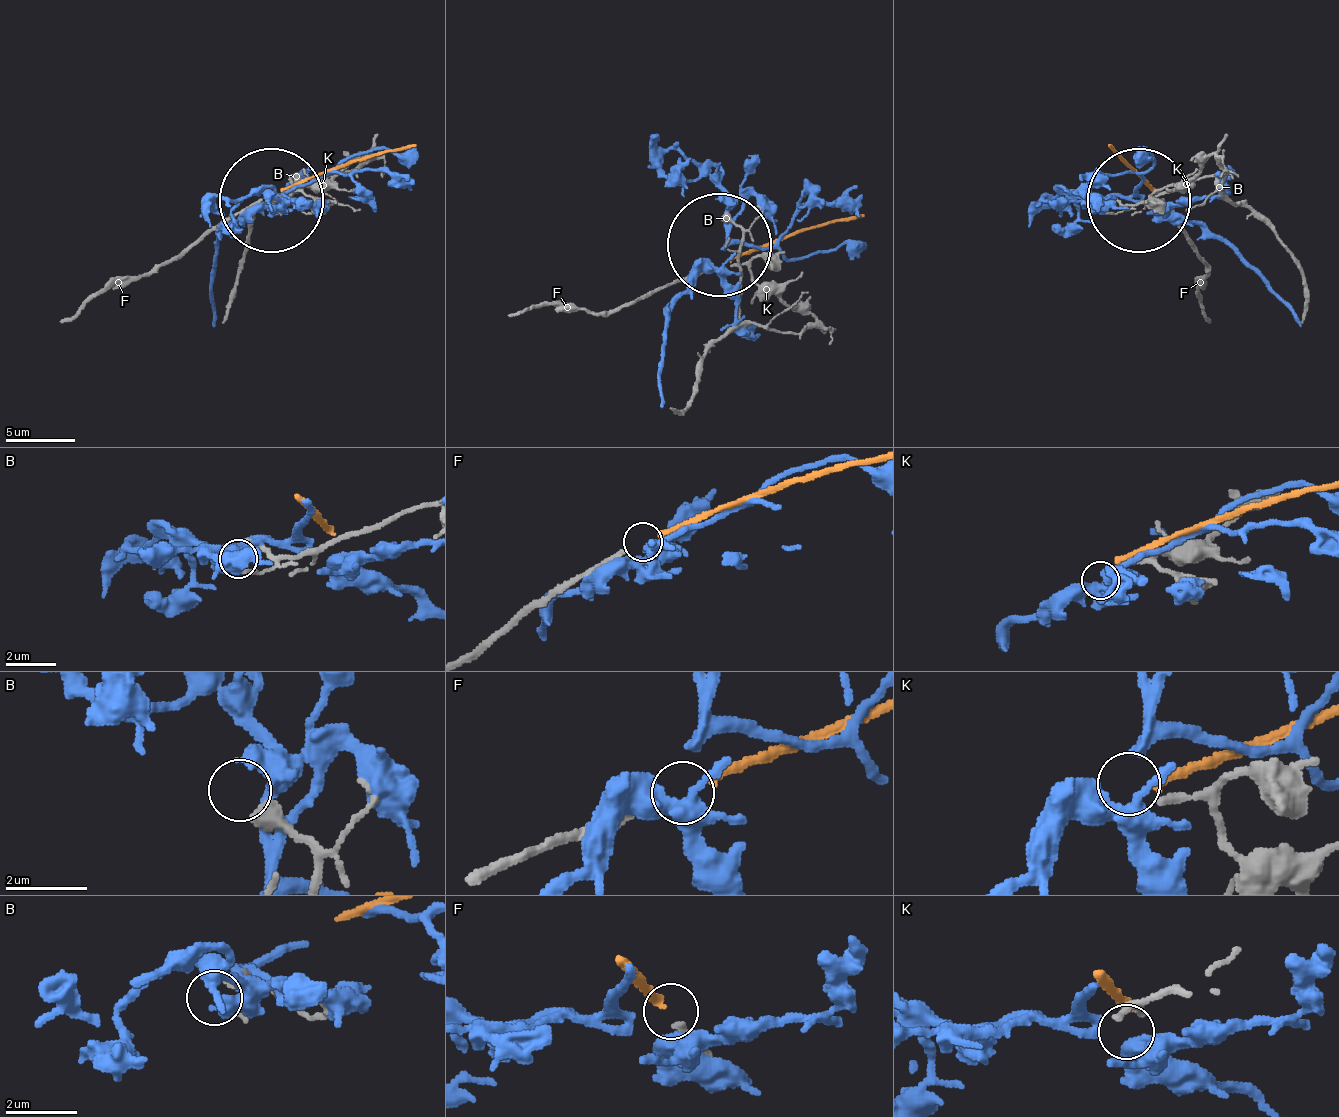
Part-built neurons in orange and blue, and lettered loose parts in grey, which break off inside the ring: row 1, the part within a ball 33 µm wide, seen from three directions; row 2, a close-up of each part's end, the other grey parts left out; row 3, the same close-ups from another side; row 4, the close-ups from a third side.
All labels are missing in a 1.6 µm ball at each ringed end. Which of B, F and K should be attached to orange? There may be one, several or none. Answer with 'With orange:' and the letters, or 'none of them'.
With orange: F

